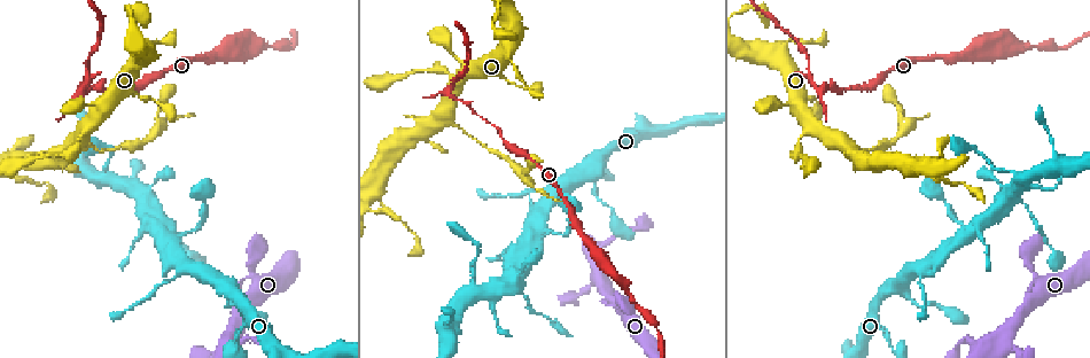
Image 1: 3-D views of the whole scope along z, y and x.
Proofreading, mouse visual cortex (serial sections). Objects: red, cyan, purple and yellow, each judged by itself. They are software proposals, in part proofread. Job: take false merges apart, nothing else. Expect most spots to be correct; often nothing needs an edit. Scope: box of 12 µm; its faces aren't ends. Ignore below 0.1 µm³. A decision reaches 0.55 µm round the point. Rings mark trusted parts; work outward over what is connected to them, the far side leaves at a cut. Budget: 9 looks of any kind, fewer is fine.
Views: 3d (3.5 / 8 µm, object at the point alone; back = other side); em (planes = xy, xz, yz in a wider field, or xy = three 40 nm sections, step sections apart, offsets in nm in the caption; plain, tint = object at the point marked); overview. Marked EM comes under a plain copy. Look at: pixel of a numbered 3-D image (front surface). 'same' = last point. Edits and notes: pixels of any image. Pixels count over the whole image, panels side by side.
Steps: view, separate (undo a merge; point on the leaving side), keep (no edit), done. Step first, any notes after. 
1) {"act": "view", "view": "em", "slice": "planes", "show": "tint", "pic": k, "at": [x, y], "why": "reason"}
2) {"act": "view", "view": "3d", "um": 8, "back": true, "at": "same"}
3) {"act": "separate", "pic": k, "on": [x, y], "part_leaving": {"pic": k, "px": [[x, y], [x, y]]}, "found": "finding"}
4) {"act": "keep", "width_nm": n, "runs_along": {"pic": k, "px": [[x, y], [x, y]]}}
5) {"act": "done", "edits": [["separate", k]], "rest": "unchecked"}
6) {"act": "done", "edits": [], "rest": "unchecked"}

{"act": "view", "view": "3d", "um": 3.5, "pic": 1, "at": [598, 274], "why": "thick turns thin"}

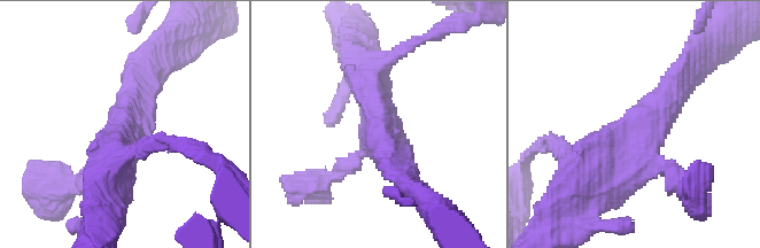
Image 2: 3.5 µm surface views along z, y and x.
{"act": "view", "view": "em", "slice": "xy", "step": 1, "show": "tint", "pic": 2, "at": [381, 124], "arms": 4, "arm_widths_nm": [200, 300, 350, 500], "why": "now the EM"}

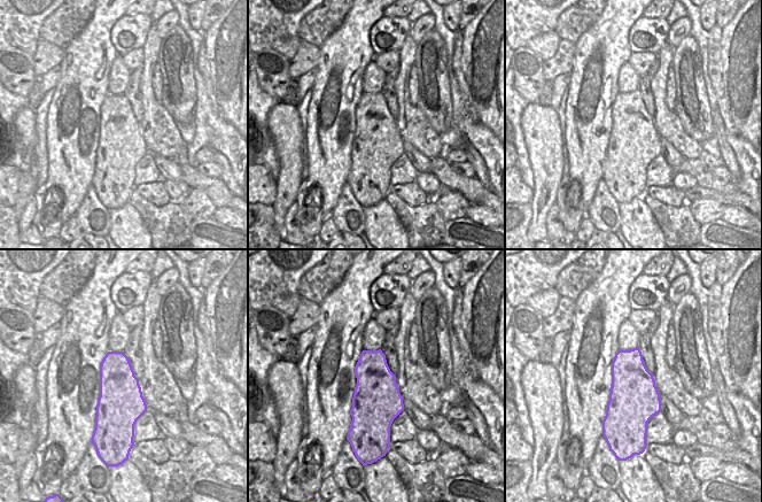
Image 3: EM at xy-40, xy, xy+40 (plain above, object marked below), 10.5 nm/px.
{"act": "view", "view": "em", "slice": "xy", "step": 5, "show": "tint", "at": "same"}

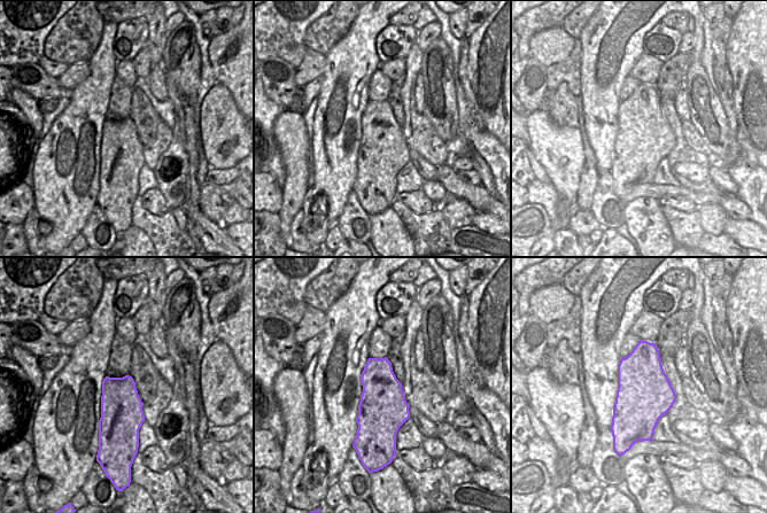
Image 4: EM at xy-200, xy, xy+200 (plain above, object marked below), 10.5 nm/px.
{"act": "keep", "runs_along": {"pic": 2, "px": [[680, 83], [627, 149], [571, 156]]}, "found": "one cell here"}

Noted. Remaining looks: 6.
{"act": "view", "view": "3d", "um": 3.5, "pic": 1, "at": [522, 284], "why": "sharp bend"}

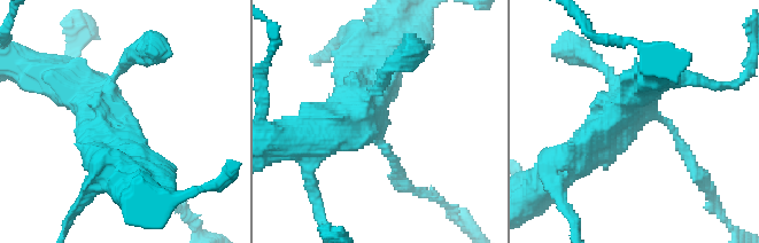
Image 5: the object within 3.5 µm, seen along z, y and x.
{"act": "view", "view": "em", "slice": "xy", "step": 3, "show": "tint", "pic": 5, "at": [116, 113], "why": "now the EM"}

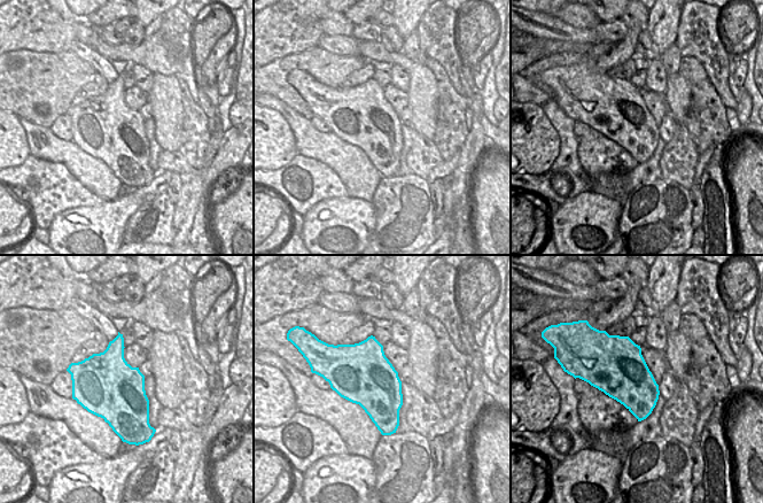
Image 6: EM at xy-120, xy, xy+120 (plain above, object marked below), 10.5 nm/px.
{"act": "keep", "found": "continuous, no second cell"}

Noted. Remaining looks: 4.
{"act": "view", "view": "3d", "um": 3.5, "pic": 1, "at": [851, 141], "why": "thick turns thin"}

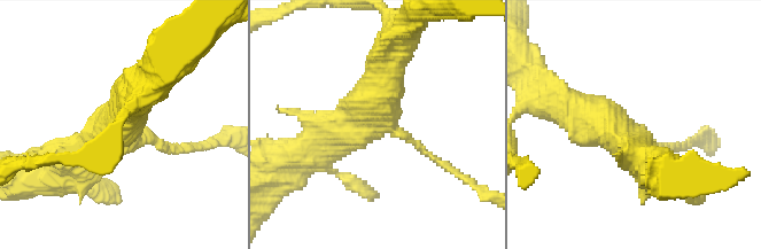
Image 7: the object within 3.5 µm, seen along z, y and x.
{"act": "keep", "runs_along": {"pic": 7, "px": [[387, 53], [366, 111], [310, 150]]}, "found": "all the same cell"}

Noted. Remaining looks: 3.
{"act": "view", "view": "3d", "um": 3.5, "pic": 1, "at": [82, 91], "why": "sharp bend"}

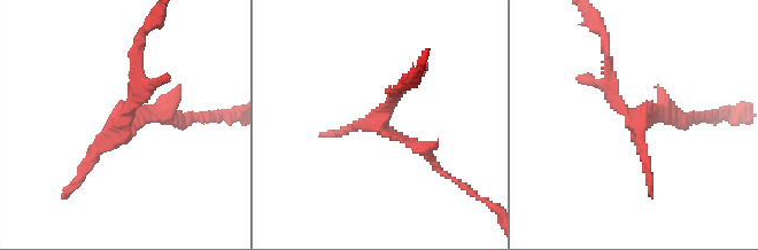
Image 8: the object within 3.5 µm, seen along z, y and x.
{"act": "view", "view": "em", "slice": "xy", "step": 3, "show": "tint", "pic": 8, "at": [382, 124], "why": "shape alone is not enough"}

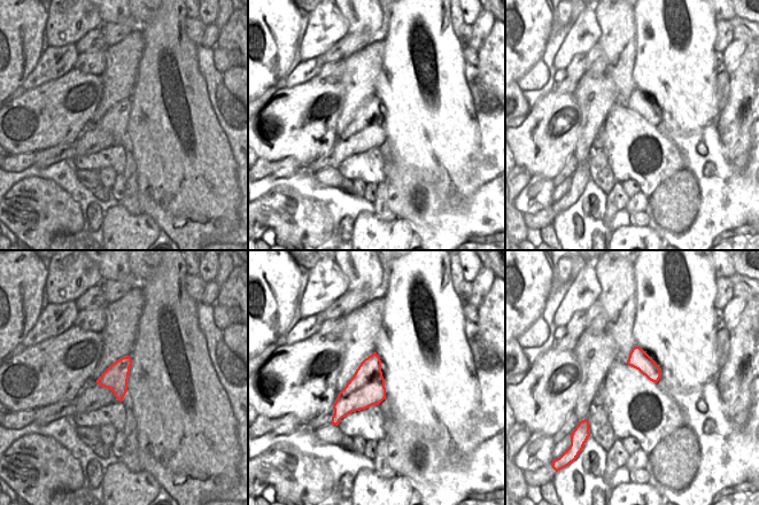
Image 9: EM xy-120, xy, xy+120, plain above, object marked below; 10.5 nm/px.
{"act": "separate", "pic": 8, "on": [107, 138], "part_leaving": {"pic": 8, "px": [[133, 114], [140, 36]]}, "found": "two cells meet here"}

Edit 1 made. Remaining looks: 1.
{"act": "done", "edits": [["separate", 8]], "rest": "unchecked"}

